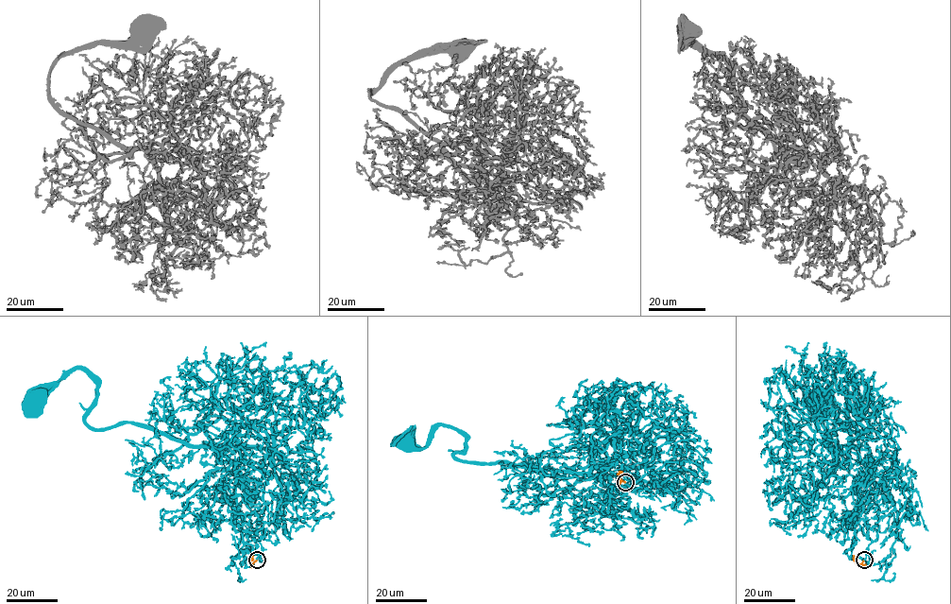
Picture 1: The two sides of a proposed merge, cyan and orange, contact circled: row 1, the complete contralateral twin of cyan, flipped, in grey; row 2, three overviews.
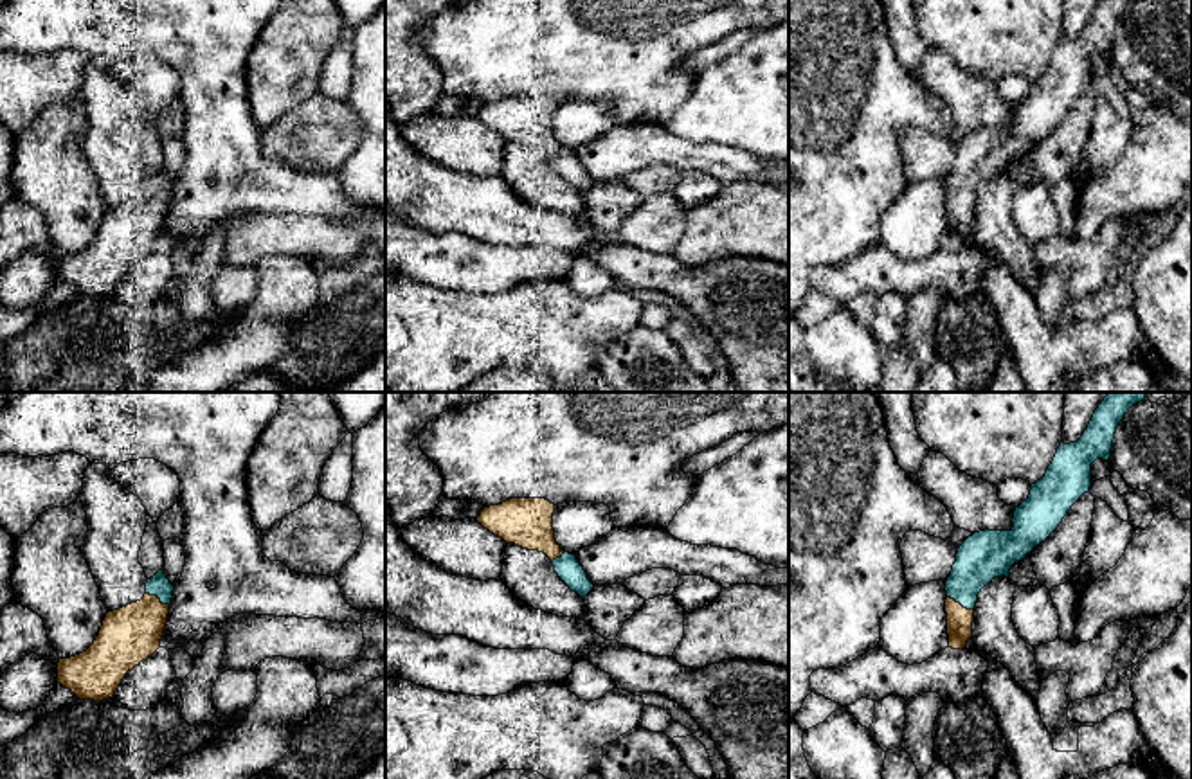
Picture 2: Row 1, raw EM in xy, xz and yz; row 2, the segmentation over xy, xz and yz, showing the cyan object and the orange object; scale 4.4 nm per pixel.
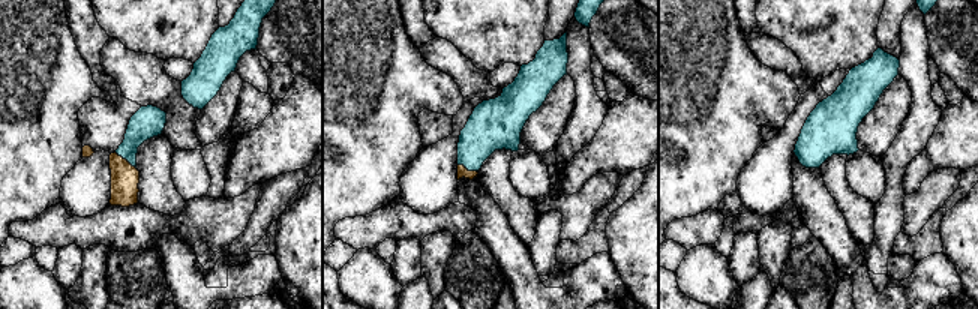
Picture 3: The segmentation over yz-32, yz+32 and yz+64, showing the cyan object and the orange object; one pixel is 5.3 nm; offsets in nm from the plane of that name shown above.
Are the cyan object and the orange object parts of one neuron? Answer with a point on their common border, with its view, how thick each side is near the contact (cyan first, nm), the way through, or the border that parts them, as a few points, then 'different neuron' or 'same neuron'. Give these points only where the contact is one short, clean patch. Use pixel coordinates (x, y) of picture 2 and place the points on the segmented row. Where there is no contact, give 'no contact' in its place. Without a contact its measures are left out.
meets cyan in yz at (960, 603); 220 nm thick on the cyan side, 120 nm on the other; same neuron

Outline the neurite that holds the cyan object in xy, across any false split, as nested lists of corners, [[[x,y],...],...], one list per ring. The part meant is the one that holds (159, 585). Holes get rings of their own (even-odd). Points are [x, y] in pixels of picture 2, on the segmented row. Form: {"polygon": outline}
{"polygon": [[[158,570],[140,601],[108,612],[94,644],[58,662],[58,684],[79,700],[113,698],[119,684],[160,648],[175,586]]]}

